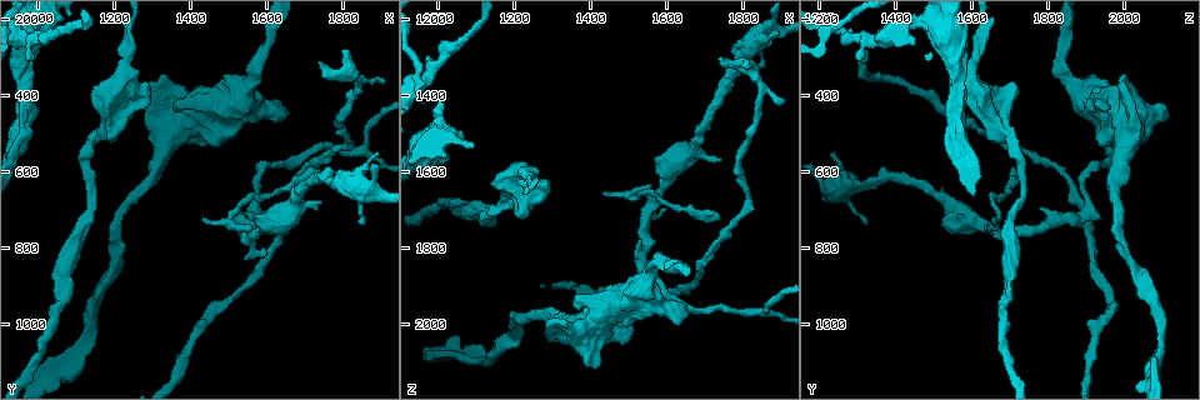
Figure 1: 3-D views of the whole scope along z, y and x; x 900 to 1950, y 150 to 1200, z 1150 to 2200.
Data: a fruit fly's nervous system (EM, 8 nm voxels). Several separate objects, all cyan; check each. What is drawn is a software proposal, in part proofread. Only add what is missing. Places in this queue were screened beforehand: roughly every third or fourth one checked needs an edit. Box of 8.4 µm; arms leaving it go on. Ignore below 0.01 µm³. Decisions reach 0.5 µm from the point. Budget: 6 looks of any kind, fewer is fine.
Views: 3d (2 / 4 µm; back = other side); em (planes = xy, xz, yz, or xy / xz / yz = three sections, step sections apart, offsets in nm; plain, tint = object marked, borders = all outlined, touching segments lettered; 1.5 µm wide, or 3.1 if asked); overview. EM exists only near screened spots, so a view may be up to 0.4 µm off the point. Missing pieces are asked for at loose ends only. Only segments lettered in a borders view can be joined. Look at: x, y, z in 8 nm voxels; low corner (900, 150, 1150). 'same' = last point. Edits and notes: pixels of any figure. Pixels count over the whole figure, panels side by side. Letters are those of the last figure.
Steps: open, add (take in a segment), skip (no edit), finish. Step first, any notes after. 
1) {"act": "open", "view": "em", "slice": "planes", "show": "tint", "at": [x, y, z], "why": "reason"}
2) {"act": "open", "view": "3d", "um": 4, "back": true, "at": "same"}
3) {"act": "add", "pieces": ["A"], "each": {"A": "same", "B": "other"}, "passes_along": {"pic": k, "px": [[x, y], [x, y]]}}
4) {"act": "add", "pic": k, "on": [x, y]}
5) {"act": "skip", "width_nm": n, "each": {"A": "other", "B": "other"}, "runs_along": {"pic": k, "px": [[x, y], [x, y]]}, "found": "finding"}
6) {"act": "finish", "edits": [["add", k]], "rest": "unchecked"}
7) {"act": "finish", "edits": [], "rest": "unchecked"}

{"act": "open", "view": "em", "slice": "xz", "step": 8, "show": "tint", "at": [1805, 275, 1325]}

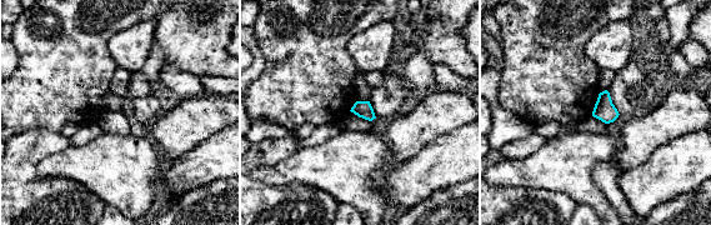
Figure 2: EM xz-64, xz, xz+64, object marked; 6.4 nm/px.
{"act": "open", "view": "em", "slice": "xz", "step": 8, "show": "borders", "at": "same", "why": "what lies round it"}

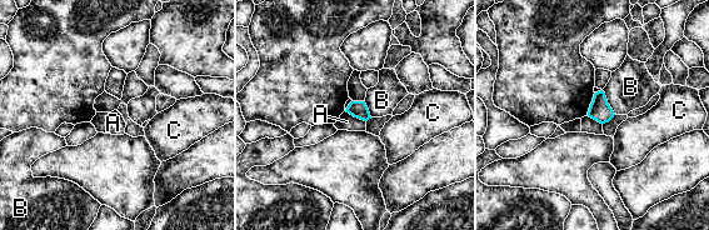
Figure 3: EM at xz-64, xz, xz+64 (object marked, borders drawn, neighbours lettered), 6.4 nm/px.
{"act": "skip", "width_nm": 110, "each": {"A": "other", "B": "other", "C": "other"}, "border": {"pic": 3, "px": [[345, 110], [365, 121]]}, "found": "no lettered segment goes on from it"}

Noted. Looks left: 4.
{"act": "open", "view": "em", "slice": "planes", "show": "borders", "at": [1595, 805, 1705], "why": "free end"}

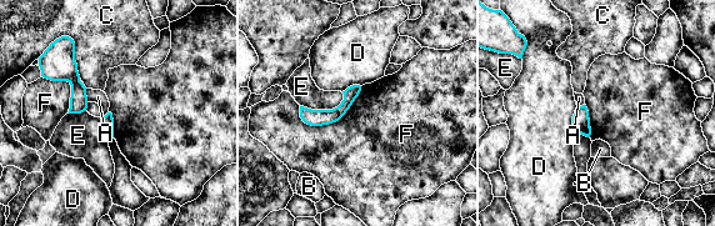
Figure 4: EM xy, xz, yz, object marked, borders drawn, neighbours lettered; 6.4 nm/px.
{"act": "skip", "longest_contact_nm": ["F", 460], "each": {"A": "other", "B": "other", "C": "other", "D": "other", "E": "other", "F": "other"}, "border": {"pic": 4, "px": [[361, 86], [335, 121], [299, 116]]}, "found": "no lettered segment goes on from it"}

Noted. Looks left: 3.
{"act": "open", "view": "em", "slice": "xz", "step": 8, "show": "borders", "at": [1145, 385, 1625], "why": "thick end"}

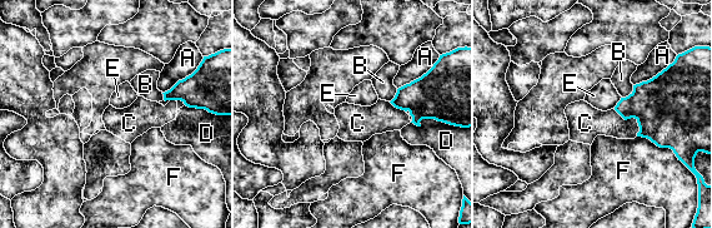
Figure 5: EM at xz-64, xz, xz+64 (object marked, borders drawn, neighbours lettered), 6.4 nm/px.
{"act": "skip", "longest_contact_nm": ["A", 340], "each": {"A": "other", "B": "other", "C": "other", "D": "other", "E": "other", "F": "other"}, "border": {"pic": 5, "px": [[621, 97], [613, 108]]}, "found": "none of them fits"}

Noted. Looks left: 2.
{"act": "finish", "edits": [], "rest": "unchecked"}

